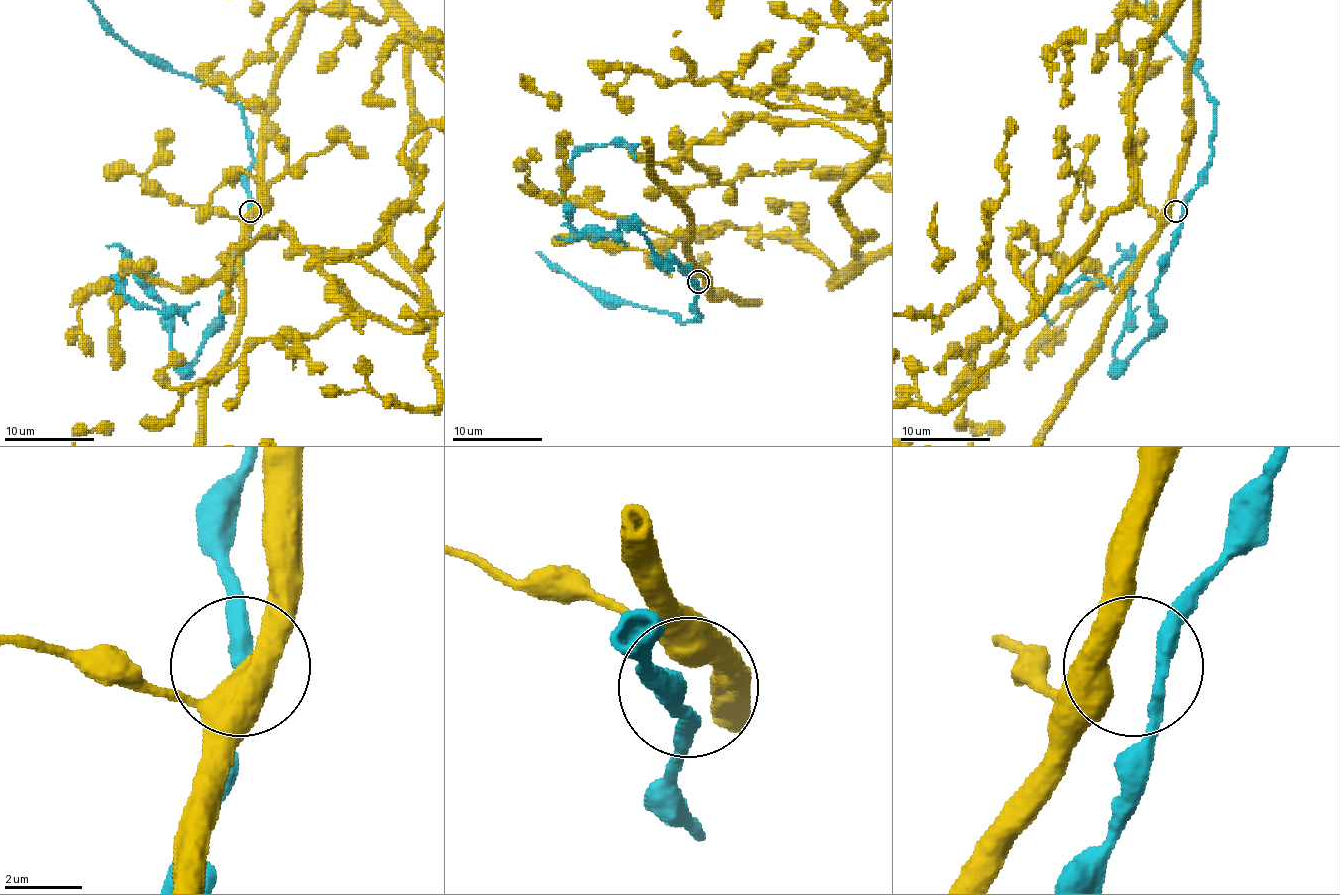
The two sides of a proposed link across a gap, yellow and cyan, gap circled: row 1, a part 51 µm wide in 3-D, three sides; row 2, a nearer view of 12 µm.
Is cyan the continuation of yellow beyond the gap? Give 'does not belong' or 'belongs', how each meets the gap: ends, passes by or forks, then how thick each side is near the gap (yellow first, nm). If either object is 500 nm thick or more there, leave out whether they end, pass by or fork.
does not belong; calibres 600 and 360 nm

